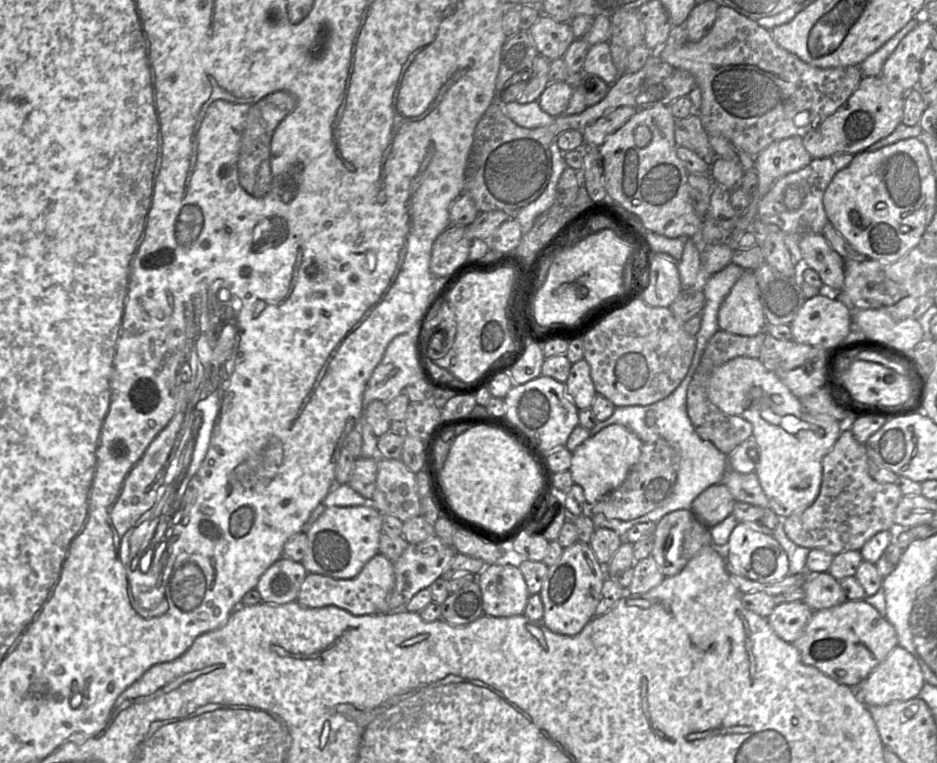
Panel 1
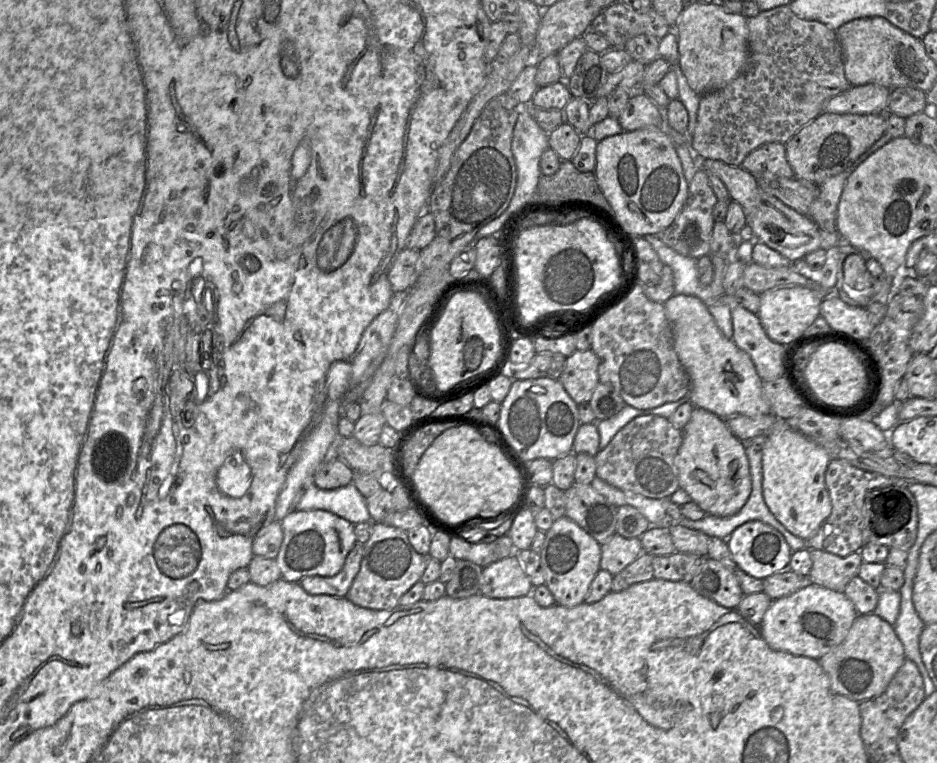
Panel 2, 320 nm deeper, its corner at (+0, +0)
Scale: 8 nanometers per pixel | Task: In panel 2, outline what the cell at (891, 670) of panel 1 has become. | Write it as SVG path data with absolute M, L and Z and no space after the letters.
M874 613L859 614L845 640L817 660L838 693L862 702L881 695L906 660L904 646L894 627Z

